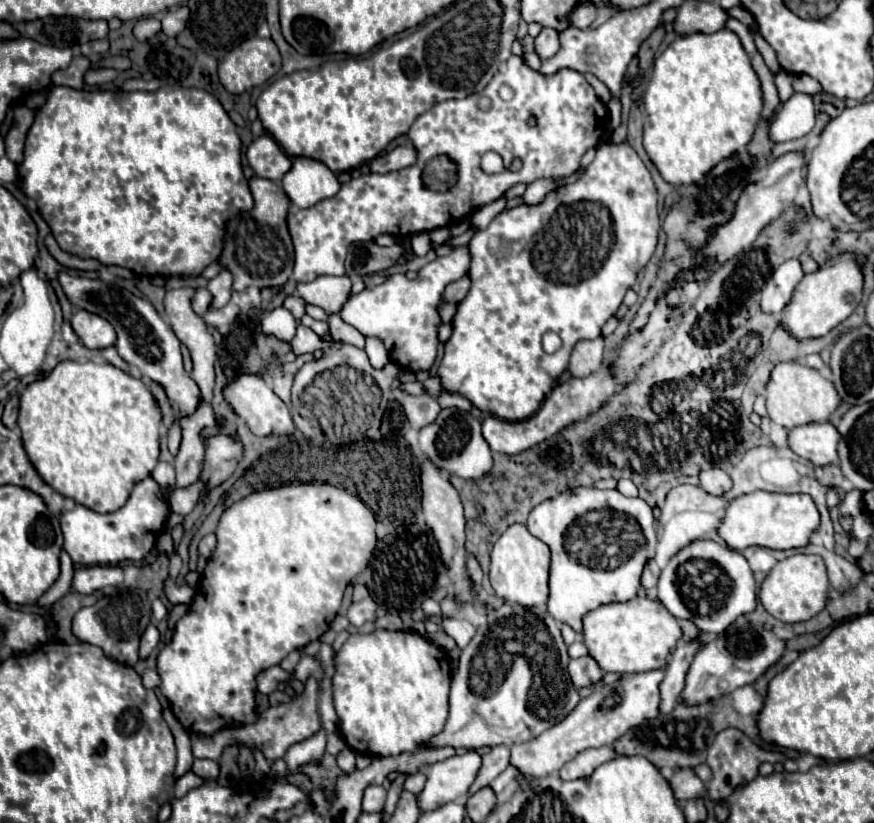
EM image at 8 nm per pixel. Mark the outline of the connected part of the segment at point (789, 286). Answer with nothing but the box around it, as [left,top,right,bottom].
[761,259,805,315]

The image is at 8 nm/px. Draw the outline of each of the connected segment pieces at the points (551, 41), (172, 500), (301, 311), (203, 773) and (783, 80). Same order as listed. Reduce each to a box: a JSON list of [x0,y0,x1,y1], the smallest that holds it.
[[535,27,559,59],[169,483,197,515],[283,295,305,317],[193,759,219,779],[775,71,795,99]]

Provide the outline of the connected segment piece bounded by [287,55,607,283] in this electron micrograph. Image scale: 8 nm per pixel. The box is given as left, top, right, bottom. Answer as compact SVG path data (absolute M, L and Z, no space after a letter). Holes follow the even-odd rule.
M511 55L503 67L497 71L493 81L475 95L469 95L465 99L449 99L443 103L433 105L425 115L417 117L417 121L411 125L411 143L415 145L417 151L417 163L387 175L359 175L347 183L341 185L339 193L331 199L323 199L321 203L309 207L309 209L289 209L287 215L287 225L289 233L295 245L295 269L293 269L293 279L299 281L313 281L315 277L321 275L345 275L343 265L347 257L347 245L355 241L373 241L381 233L389 233L393 237L411 237L421 231L433 231L439 227L451 227L465 217L469 217L473 211L479 207L493 203L499 199L507 189L511 189L517 183L533 183L535 179L559 179L559 177L569 177L579 169L581 157L585 155L587 149L597 147L599 141L603 139L607 131L607 109L595 95L593 87L585 81L585 77L579 71L573 69L559 69L553 75L543 75L539 71L533 71L523 57ZM507 85L513 91L511 99L501 99L499 89ZM481 97L491 99L491 107L487 111L481 111L477 107L477 101ZM529 117L535 119L535 127L529 127ZM487 151L495 151L503 157L503 173L499 175L487 175L481 169L481 155ZM435 155L449 155L451 159L457 161L459 165L459 179L457 185L451 187L447 193L437 193L427 189L421 183L421 171L425 167L425 161L429 161Z

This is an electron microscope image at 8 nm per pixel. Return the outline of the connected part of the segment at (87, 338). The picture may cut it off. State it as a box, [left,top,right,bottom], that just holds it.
[71,311,117,349]

